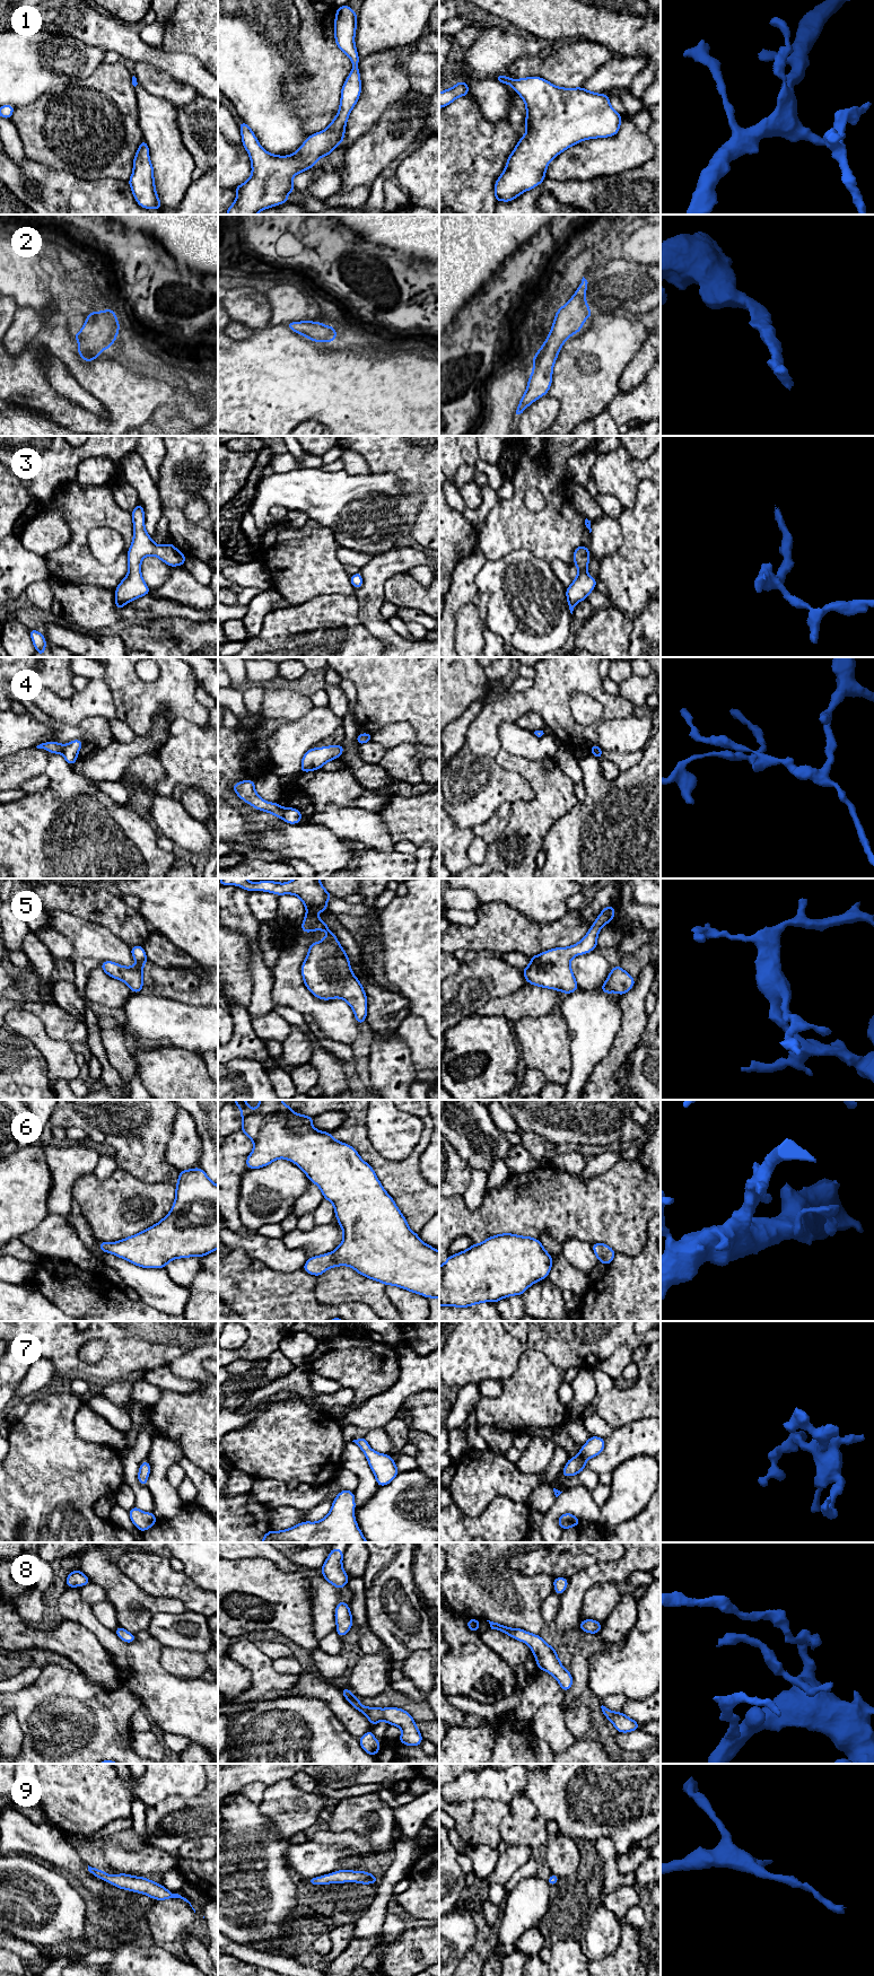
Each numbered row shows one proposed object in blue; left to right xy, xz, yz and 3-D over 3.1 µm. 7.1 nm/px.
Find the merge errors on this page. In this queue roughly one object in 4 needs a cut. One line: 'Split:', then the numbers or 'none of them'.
Split: 4

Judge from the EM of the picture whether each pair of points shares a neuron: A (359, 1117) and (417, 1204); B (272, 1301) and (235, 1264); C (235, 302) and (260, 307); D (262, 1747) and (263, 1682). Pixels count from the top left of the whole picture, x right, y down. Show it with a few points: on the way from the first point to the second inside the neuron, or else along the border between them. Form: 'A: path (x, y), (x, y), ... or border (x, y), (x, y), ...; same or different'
A: path (359, 1138), (365, 1150), (398, 1182); same
B: path (262, 1296), (239, 1274); same
C: path (241, 303), (254, 307); same
D: border (260, 1699), (250, 1703), (236, 1712); different

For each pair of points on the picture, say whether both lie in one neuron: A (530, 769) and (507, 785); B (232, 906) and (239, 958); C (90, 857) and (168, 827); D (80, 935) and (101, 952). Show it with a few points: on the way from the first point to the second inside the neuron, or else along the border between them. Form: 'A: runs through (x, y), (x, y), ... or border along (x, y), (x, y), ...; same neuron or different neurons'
A: border along (497, 762), (521, 775), (534, 797); different neurons
B: border along (229, 929), (237, 930), (246, 937), (251, 954); different neurons
C: border along (149, 820), (159, 835); different neurons
D: runs through (85, 936), (96, 947); same neuron

